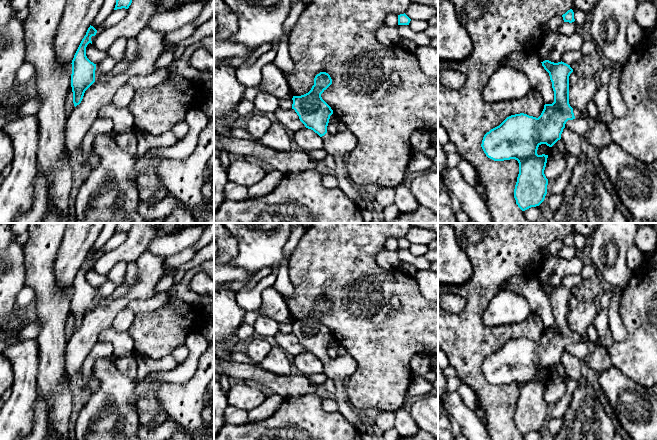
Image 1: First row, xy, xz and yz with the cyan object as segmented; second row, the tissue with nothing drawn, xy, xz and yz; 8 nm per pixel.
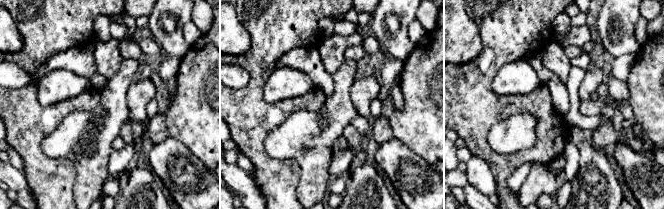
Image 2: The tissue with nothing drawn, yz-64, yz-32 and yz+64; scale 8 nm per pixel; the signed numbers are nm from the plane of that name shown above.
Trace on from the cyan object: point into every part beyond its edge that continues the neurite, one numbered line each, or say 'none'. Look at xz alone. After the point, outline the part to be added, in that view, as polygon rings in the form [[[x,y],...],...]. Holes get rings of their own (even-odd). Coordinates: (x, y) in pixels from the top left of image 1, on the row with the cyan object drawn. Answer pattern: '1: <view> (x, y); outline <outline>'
1: xz (342, 144); outline [[[348,129],[343,132],[338,132],[335,135],[327,132],[322,136],[322,139],[324,149],[328,154],[332,156],[338,155],[344,160],[346,160],[348,155],[353,151],[357,143],[356,137]]]

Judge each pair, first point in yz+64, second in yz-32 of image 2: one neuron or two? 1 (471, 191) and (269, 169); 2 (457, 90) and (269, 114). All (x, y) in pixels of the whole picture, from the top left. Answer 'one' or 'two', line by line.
1: two
2: one

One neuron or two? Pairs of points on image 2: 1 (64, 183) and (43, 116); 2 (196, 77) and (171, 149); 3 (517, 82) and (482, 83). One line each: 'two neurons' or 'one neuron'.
1: one neuron
2: two neurons
3: two neurons

